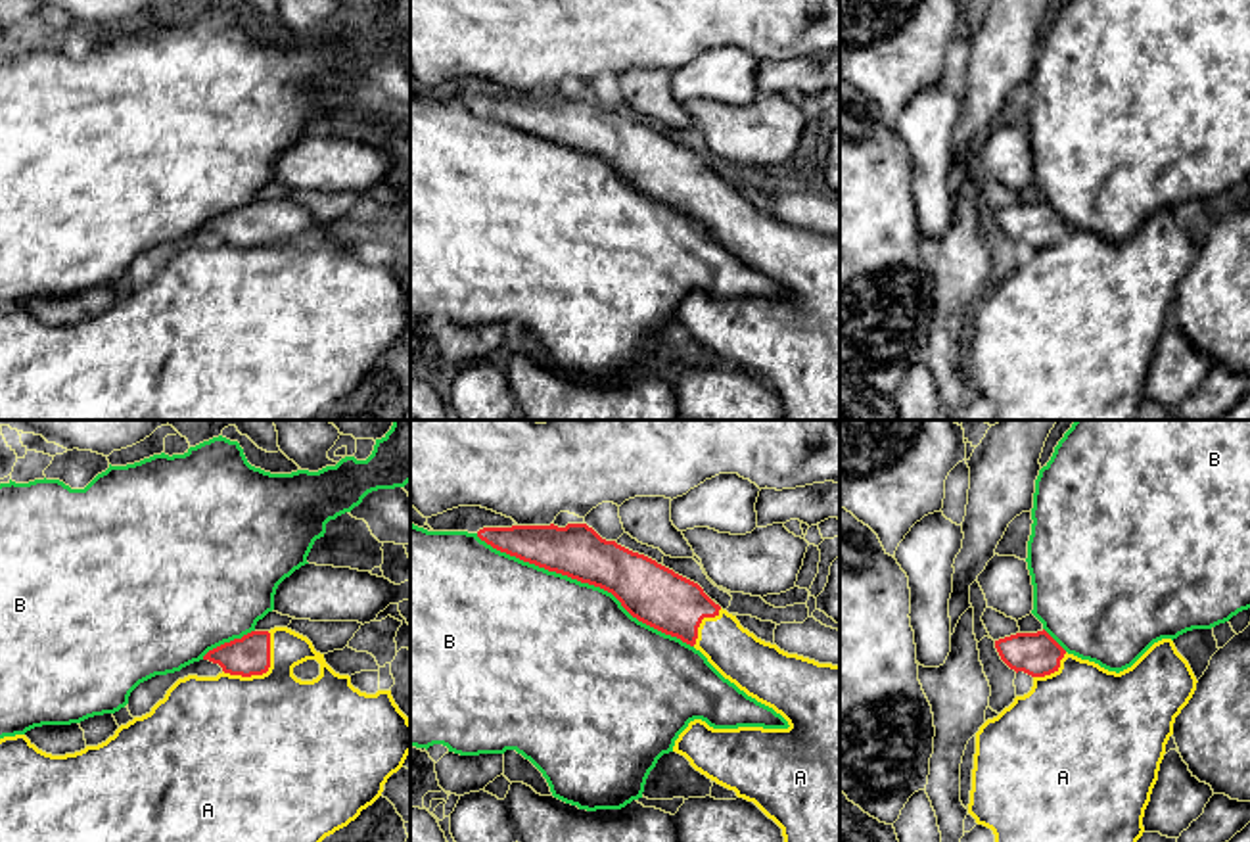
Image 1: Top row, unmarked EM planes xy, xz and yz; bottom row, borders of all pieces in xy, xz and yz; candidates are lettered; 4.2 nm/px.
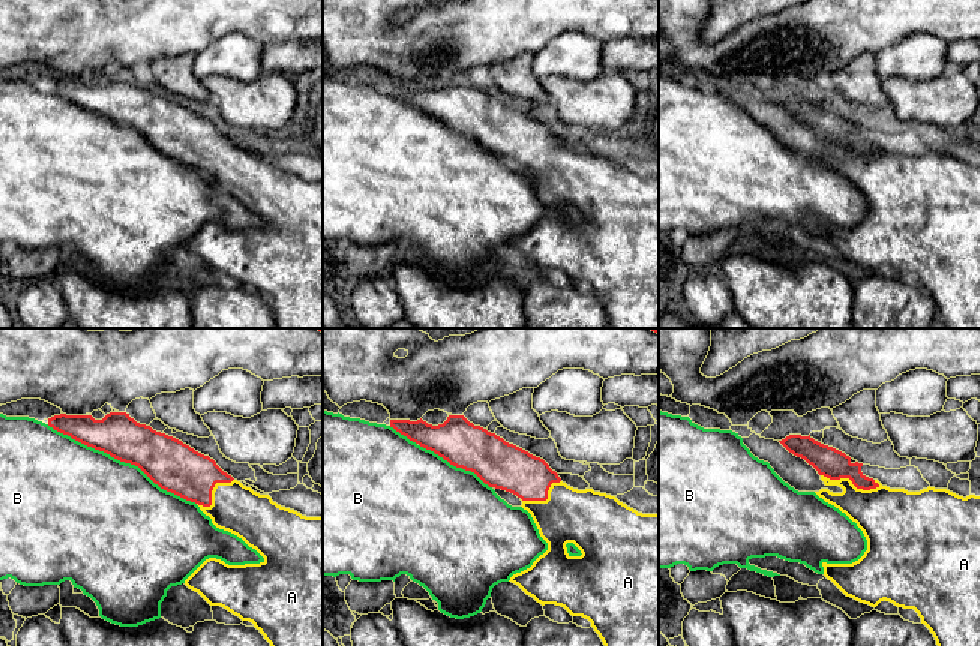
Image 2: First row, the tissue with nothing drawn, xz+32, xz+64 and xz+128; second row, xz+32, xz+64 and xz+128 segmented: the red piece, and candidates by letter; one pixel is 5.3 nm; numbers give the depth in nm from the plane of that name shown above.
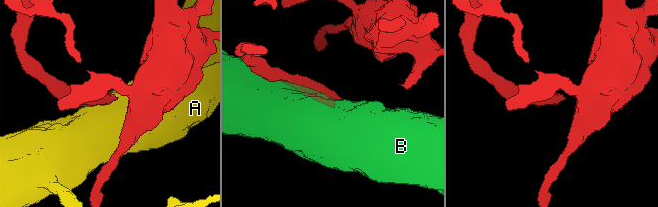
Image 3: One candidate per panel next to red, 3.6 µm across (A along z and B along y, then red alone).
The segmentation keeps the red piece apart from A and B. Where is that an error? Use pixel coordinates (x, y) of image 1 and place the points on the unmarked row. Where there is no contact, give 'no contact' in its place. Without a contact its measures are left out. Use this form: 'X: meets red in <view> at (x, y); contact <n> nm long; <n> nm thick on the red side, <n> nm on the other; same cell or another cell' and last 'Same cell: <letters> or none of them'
A: meets red in xy at (263, 242); contact 260 nm long; 170 nm thick on the red side, 480 nm on the other; same cell
B: meets red in xz at (585, 152); contact 1050 nm long; 240 nm thick on the red side, 480 nm on the other; another cell
Same cell: A

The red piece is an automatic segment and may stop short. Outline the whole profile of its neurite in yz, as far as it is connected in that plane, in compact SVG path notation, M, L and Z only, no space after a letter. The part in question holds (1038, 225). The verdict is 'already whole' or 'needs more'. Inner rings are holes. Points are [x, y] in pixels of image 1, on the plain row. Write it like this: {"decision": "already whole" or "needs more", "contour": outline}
{"decision": "needs more", "contour": "M1045 199L1037 203L1016 203L995 211L1001 230L1018 242L1033 247L1033 257L1028 265L1016 267L997 288L987 290L976 303L976 324L972 339L972 361L968 384L978 395L984 395L995 405L995 420L1133 420L1143 407L1143 387L1150 372L1152 359L1158 351L1160 334L1166 324L1166 315L1173 305L1175 288L1189 274L1196 261L1196 247L1189 232L1177 222L1171 209L1154 213L1131 238L1116 244L1100 238L1095 232L1068 224Z"}

